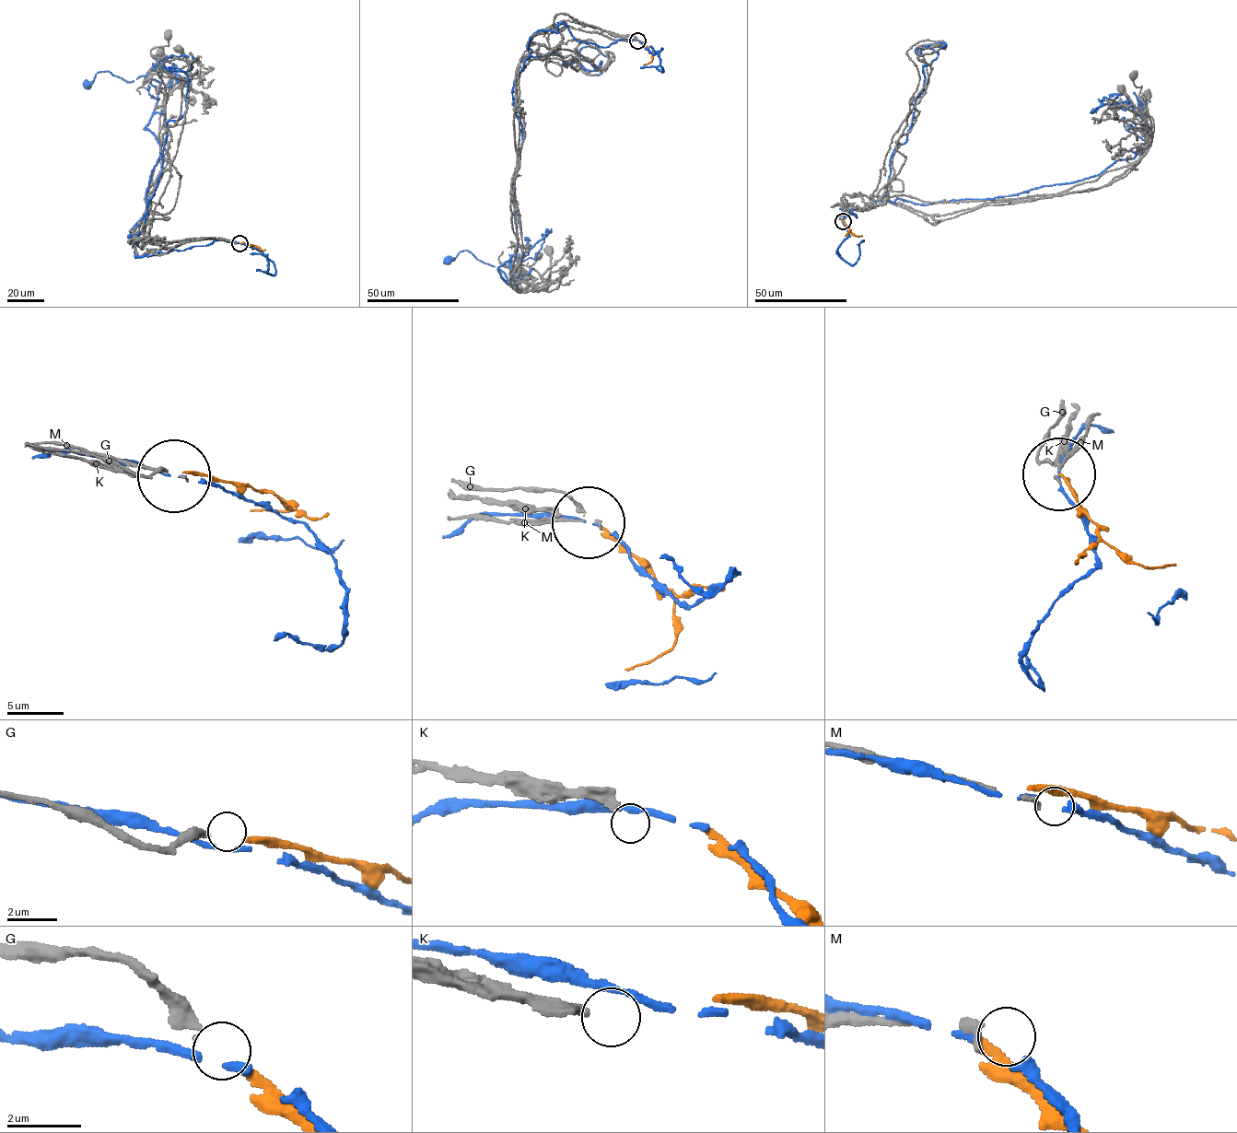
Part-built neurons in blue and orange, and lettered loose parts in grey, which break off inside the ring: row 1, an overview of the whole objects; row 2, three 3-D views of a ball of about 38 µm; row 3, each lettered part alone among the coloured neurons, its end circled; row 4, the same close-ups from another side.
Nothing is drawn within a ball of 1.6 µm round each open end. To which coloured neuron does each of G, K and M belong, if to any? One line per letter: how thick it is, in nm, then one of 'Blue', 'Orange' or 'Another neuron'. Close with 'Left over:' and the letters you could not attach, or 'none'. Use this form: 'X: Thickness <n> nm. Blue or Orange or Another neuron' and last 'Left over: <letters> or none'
G: Thickness 300 nm. Orange
K: Thickness 320 nm. Another neuron
M: Thickness 240 nm. Another neuron
Left over: K, M

